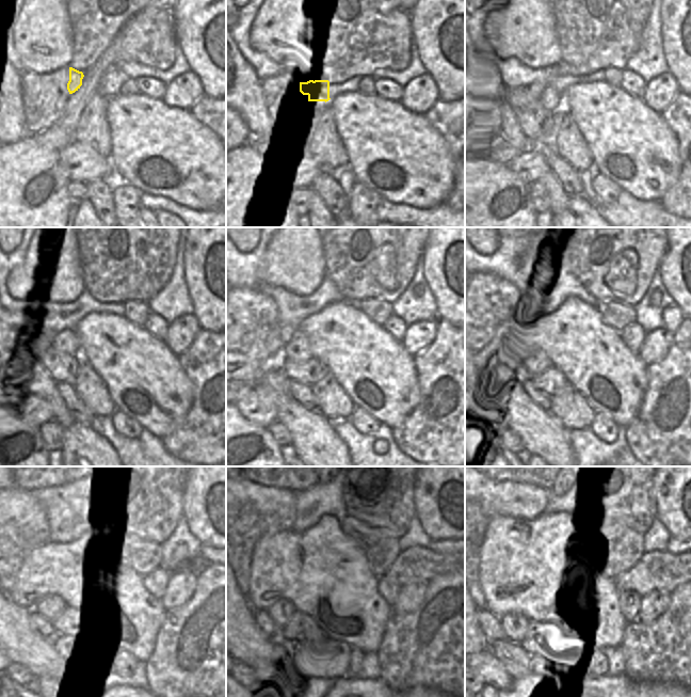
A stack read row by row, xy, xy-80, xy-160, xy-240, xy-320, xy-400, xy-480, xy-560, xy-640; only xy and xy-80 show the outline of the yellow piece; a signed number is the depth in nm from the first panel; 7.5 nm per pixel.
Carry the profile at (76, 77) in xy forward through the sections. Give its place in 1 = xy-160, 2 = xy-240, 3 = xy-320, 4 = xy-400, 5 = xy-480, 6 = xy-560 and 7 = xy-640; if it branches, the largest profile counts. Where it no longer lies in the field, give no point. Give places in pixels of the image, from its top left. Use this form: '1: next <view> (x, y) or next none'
1: next xy-160 (551, 99)
2: next xy-240 (66, 342)
3: next xy-320 (298, 349)
4: next xy-400 (530, 360)
5: next xy-480 (51, 605)
6: next xy-560 (280, 613)
7: next xy-640 (515, 626)

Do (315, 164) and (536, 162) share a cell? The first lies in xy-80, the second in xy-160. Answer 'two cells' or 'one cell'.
one cell

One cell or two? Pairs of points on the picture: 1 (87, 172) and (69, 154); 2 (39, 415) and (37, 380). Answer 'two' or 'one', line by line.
1: one
2: two

